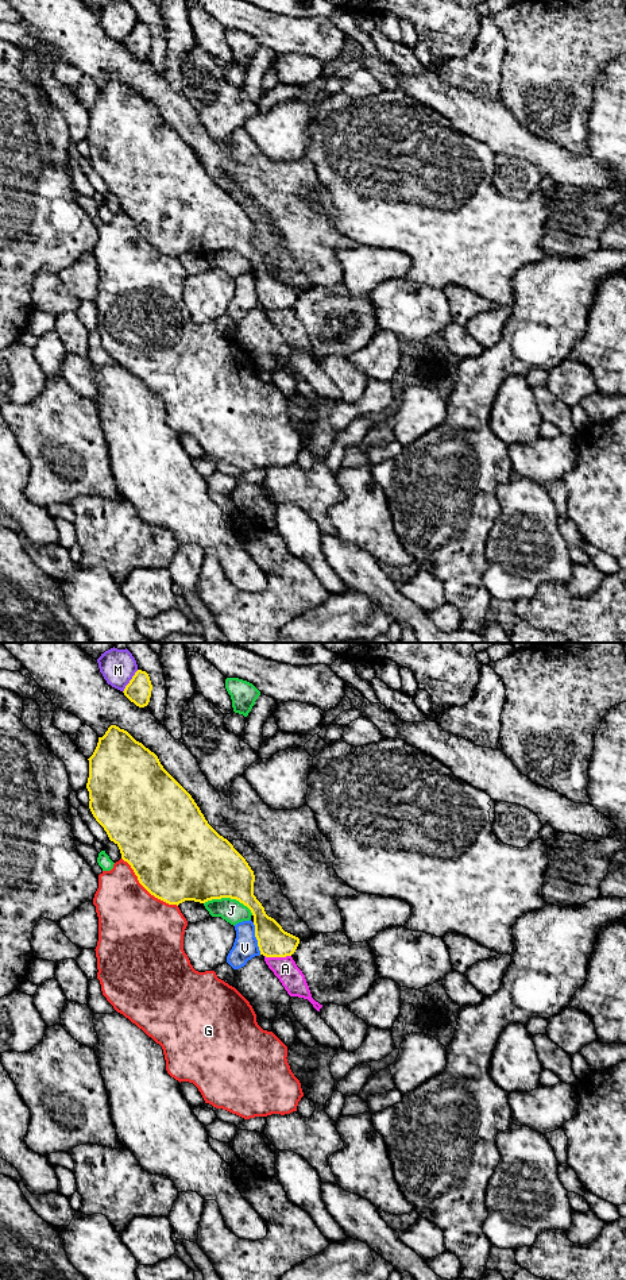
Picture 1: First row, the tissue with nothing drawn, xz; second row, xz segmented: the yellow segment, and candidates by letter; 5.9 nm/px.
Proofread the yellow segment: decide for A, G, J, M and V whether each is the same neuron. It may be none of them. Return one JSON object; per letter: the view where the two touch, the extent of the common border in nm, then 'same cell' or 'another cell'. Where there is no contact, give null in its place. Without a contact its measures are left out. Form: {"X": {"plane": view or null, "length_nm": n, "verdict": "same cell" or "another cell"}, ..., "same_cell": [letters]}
{"A": {"plane": "xz", "length_nm": 160, "verdict": "another cell"}, "G": {"plane": "xz", "length_nm": 440, "verdict": "another cell"}, "J": {"plane": "xz", "length_nm": 300, "verdict": "another cell"}, "M": {"plane": "xz", "length_nm": 160, "verdict": "another cell"}, "V": {"plane": "xz", "length_nm": 200, "verdict": "another cell"}, "same_cell": []}

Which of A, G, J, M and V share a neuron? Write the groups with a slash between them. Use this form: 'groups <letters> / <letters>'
groups A / G / J / M / V

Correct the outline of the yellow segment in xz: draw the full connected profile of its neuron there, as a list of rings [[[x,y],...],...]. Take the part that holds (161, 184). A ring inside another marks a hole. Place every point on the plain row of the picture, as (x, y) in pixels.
[[[111,77],[89,112],[89,161],[96,173],[104,180],[138,228],[139,235],[155,250],[179,257],[185,252],[205,255],[212,251],[231,250],[247,258],[254,267],[255,289],[260,306],[266,309],[291,308],[300,290],[285,284],[282,278],[264,263],[254,247],[255,227],[246,211],[233,197],[220,188],[205,171],[192,147],[163,120],[158,108],[136,93],[127,82]]]

